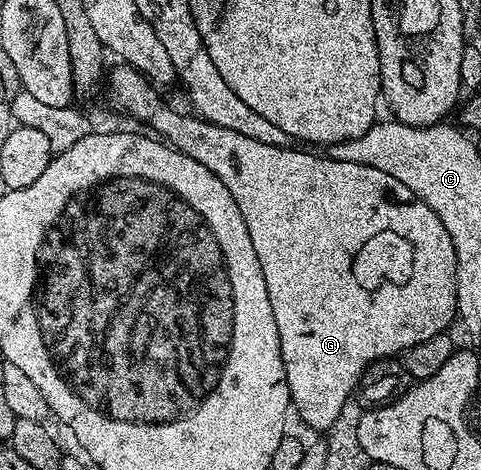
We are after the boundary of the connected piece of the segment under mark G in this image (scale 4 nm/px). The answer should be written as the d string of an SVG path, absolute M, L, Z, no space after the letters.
M117 65L113 76L109 79L109 87L113 90L112 106L118 112L137 119L154 136L160 137L179 153L187 153L187 157L195 157L199 165L207 165L223 185L227 185L227 193L235 197L235 205L239 205L239 213L243 213L243 225L247 225L247 233L251 233L251 245L255 245L255 257L259 257L259 269L263 269L263 282L267 285L267 301L271 301L271 313L275 315L275 329L279 331L279 349L283 357L283 369L289 386L289 401L295 415L298 415L309 427L314 427L320 433L329 430L339 416L339 411L345 402L354 398L357 382L361 374L377 359L392 359L410 351L423 341L431 341L431 337L446 334L449 326L455 323L457 313L457 278L455 269L455 245L443 229L443 221L435 217L435 213L403 181L395 181L387 173L377 173L371 165L355 165L351 161L335 161L324 154L312 155L312 150L293 151L282 149L275 145L263 145L263 141L251 141L251 137L243 137L243 133L235 133L235 129L223 129L201 118L196 113L180 115L173 107L168 107L161 100L156 86L150 83L141 72L128 65Z

